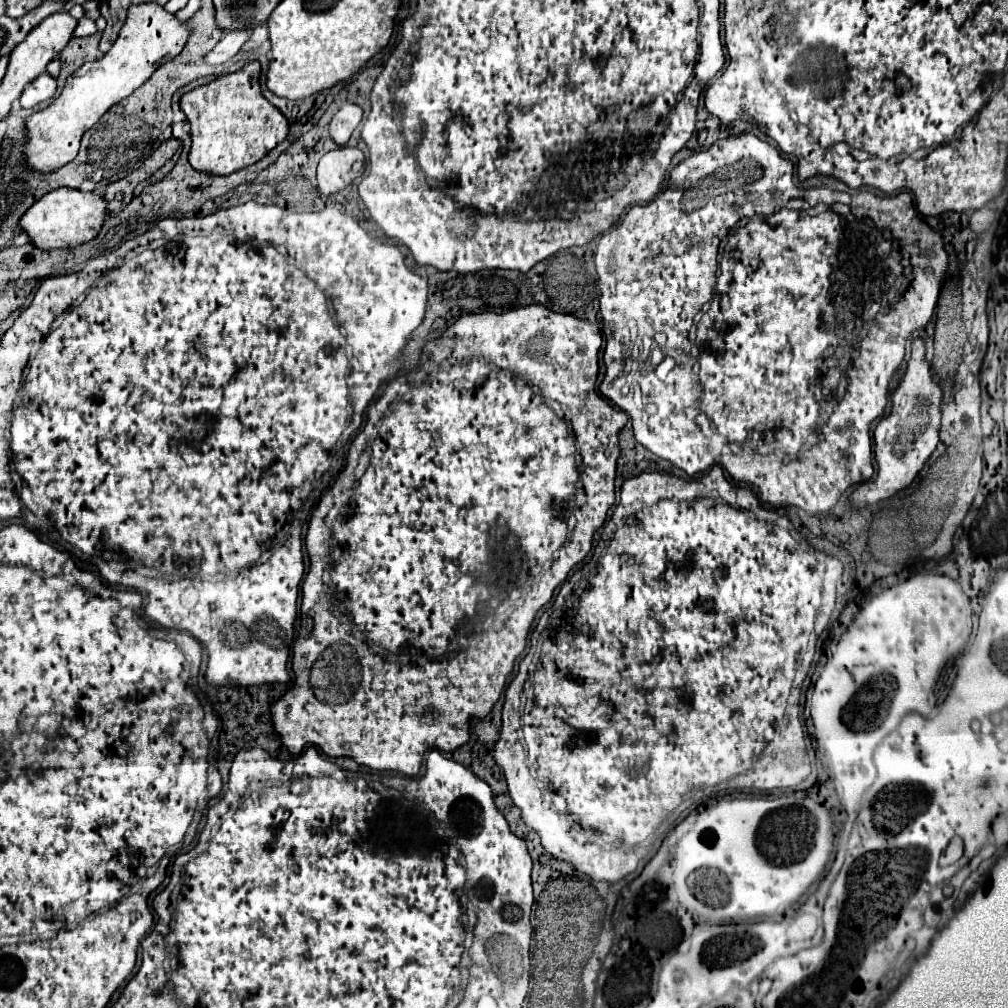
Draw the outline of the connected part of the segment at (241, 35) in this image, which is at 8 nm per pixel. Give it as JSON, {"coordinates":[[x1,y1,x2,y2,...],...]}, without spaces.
{"coordinates":[[229,31,217,45,213,51,209,51,205,55,205,63,207,65,223,65,227,63,229,59,233,59,237,55,237,51,241,49,241,45,251,37,253,31]]}

